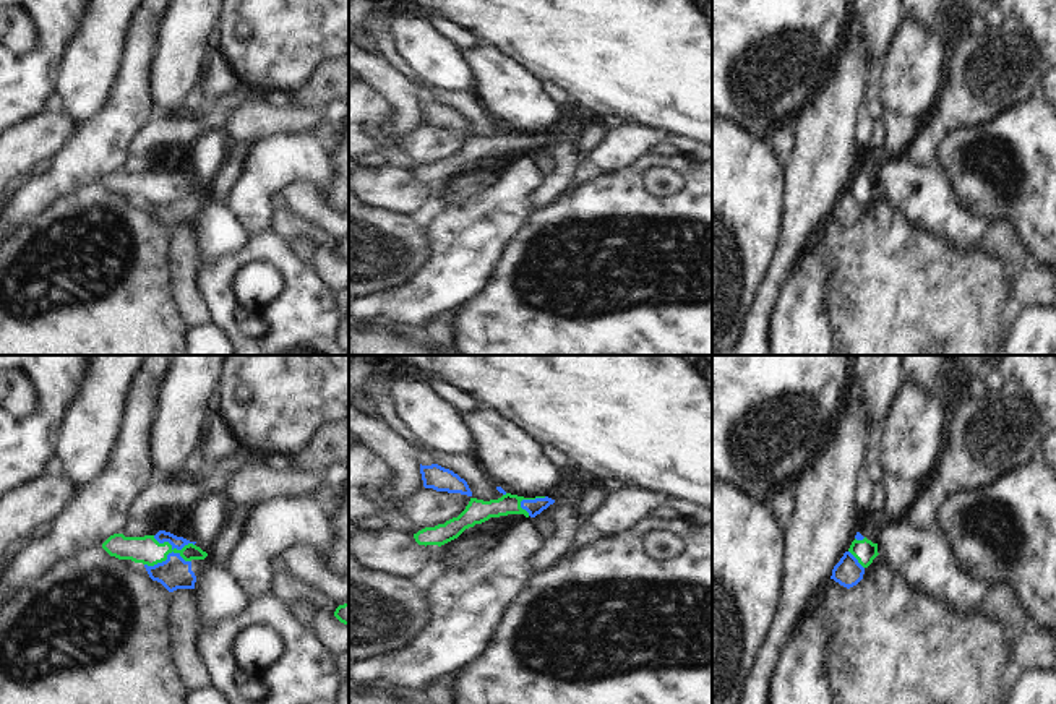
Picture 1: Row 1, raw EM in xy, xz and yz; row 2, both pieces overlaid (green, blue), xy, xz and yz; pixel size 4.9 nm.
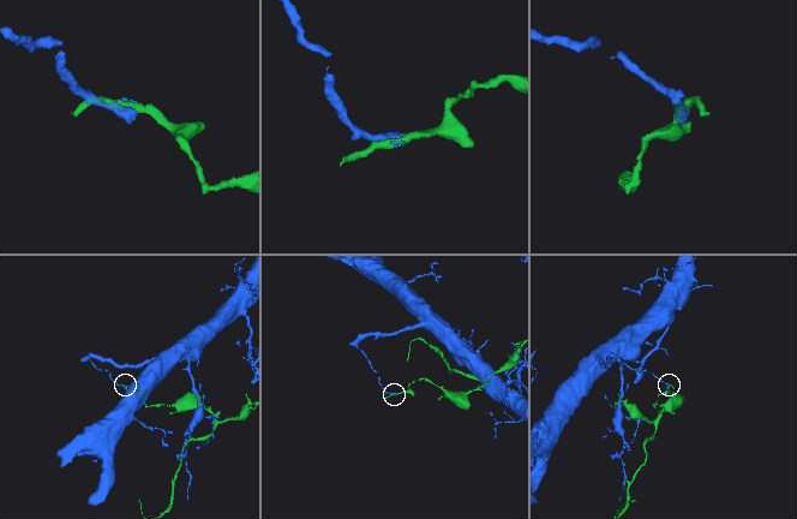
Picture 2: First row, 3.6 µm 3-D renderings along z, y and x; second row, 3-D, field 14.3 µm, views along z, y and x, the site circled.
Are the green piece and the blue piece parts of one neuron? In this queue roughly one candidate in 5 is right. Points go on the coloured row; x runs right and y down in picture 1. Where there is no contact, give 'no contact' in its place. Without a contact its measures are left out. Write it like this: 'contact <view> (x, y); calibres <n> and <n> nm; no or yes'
contact xy (167, 553); calibres 140 and 160 nm; no

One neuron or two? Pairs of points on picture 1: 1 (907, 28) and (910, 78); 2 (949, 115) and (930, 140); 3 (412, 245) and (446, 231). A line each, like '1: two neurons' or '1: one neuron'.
1: one neuron
2: two neurons
3: two neurons

